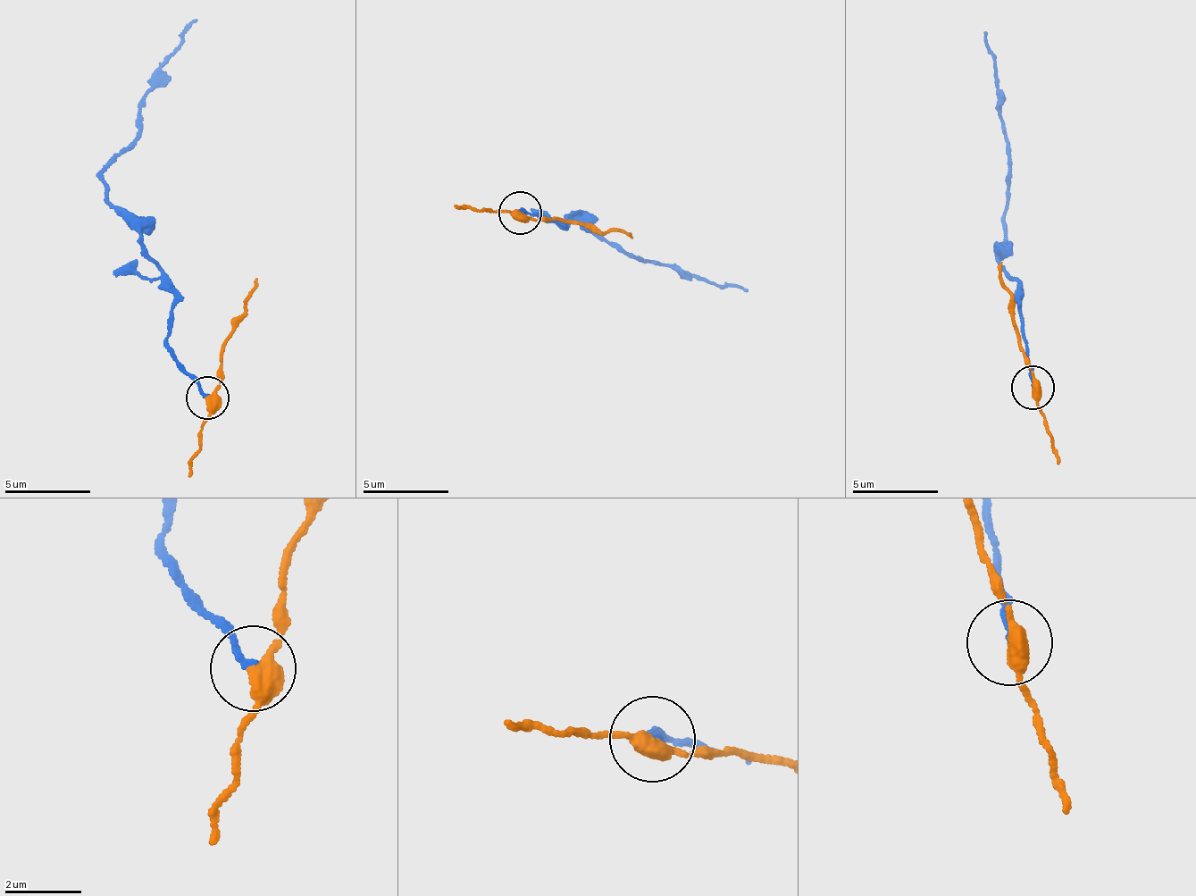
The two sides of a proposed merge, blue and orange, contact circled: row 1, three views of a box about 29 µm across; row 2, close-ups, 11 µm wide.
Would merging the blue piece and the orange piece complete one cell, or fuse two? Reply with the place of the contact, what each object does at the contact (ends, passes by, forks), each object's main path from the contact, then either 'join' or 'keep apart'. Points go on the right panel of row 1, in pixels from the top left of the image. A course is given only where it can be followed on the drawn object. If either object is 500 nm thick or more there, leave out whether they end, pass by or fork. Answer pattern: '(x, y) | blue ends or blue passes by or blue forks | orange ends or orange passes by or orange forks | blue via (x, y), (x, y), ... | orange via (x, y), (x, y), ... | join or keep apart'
(1032, 388) | blue ends | orange passes by | blue via (1031, 386), (1022, 291), (1002, 268), (1006, 188), (1010, 163), (986, 32) | orange via (1031, 386), (1000, 261) | keep apart

